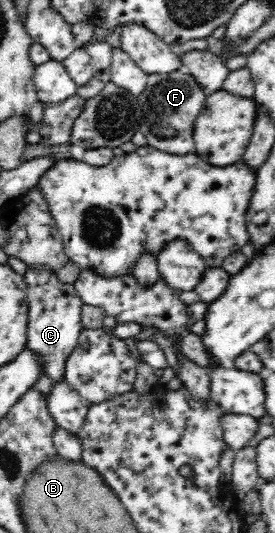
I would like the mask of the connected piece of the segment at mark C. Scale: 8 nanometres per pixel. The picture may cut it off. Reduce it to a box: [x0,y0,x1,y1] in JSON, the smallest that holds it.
[23,267,84,383]

